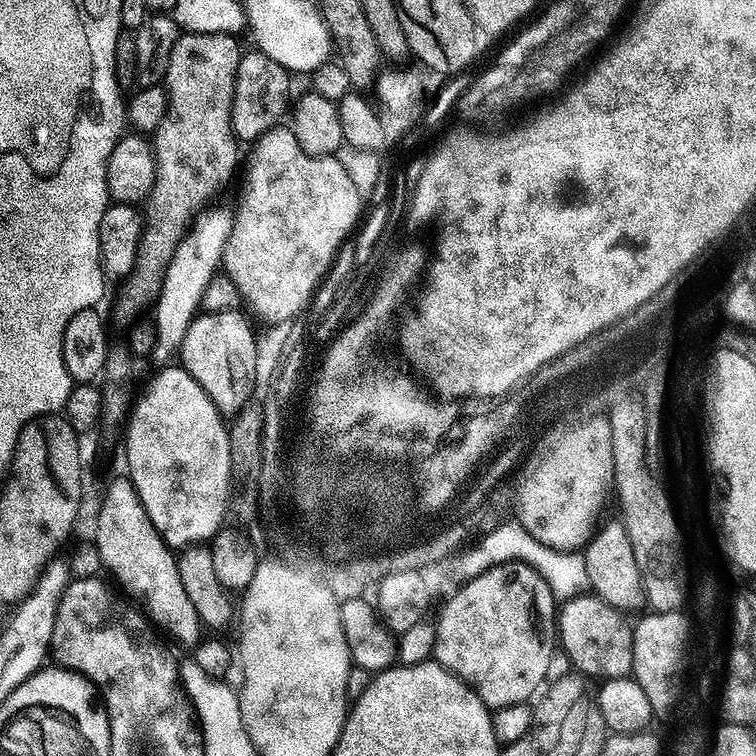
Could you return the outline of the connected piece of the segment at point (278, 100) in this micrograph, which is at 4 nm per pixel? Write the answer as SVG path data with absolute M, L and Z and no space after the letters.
M251 50L245 51L238 62L238 74L234 78L234 94L232 105L230 106L230 122L232 123L232 133L236 136L237 141L256 142L261 136L267 135L272 128L277 127L280 114L288 100L288 79L290 73L284 69L278 62L274 62L273 58L268 58L266 54Z

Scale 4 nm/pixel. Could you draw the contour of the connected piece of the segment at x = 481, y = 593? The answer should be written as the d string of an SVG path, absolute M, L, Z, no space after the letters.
M516 560L494 565L463 581L457 588L460 589L452 597L449 595L443 601L445 604L441 606L434 621L436 637L432 656L436 663L450 670L459 680L466 681L489 709L528 704L548 680L548 667L558 648L558 601L550 586L546 586L546 582L531 566Z

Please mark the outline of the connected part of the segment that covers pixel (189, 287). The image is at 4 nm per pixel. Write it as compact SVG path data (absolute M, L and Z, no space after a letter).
M205 207L203 210L196 212L190 227L184 236L181 237L164 270L164 281L160 283L160 292L154 301L156 320L154 319L154 339L152 341L150 359L156 363L156 366L167 365L171 361L168 359L171 356L173 359L179 353L180 347L182 346L182 338L186 338L186 330L201 307L200 299L206 290L206 282L210 282L210 278L217 275L222 268L224 247L226 246L226 238L230 238L233 213L231 211L223 212L220 208L207 208Z

